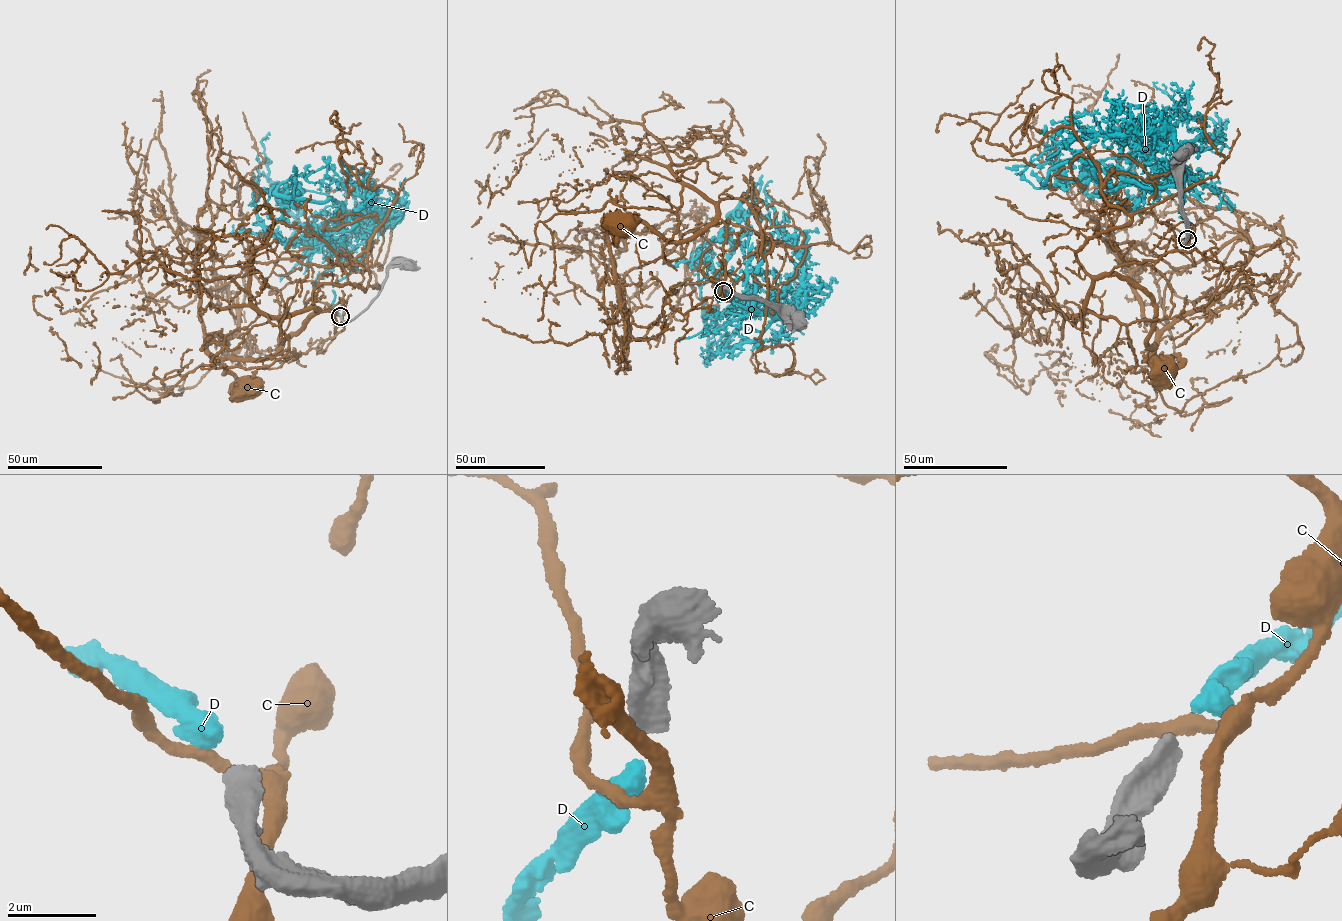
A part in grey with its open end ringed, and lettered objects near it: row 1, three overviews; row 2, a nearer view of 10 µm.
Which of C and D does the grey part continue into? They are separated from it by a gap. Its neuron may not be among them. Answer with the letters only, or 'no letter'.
D

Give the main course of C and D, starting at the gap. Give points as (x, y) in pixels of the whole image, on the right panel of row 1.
C: (1188, 238), (1181, 250), (1115, 266), (1110, 274), (1150, 299), (1151, 357), (1180, 363), (1165, 364)
D: (1188, 237), (1183, 182), (1142, 187), (1081, 158), (1051, 168), (1049, 189), (1063, 181), (1057, 164), (1005, 167)

